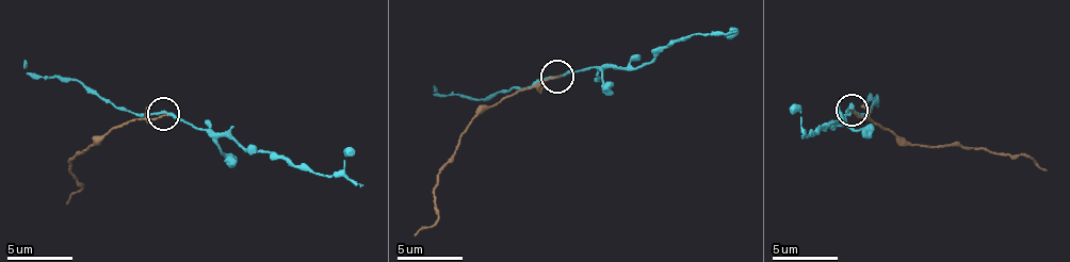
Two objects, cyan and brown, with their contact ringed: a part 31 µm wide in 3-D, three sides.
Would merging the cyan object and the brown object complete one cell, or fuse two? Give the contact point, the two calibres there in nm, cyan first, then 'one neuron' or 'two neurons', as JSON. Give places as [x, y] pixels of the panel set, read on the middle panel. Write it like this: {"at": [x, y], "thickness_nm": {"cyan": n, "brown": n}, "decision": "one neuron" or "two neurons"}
{"at": [556, 76], "thickness_nm": {"cyan": 180, "brown": 130}, "decision": "two neurons"}

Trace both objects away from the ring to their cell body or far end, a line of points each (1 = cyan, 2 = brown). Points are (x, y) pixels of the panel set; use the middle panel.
1: (556, 77), (617, 65), (627, 69), (645, 67), (662, 49), (738, 27)
2: (555, 76), (501, 99), (470, 123), (435, 186), (437, 222), (415, 235)

